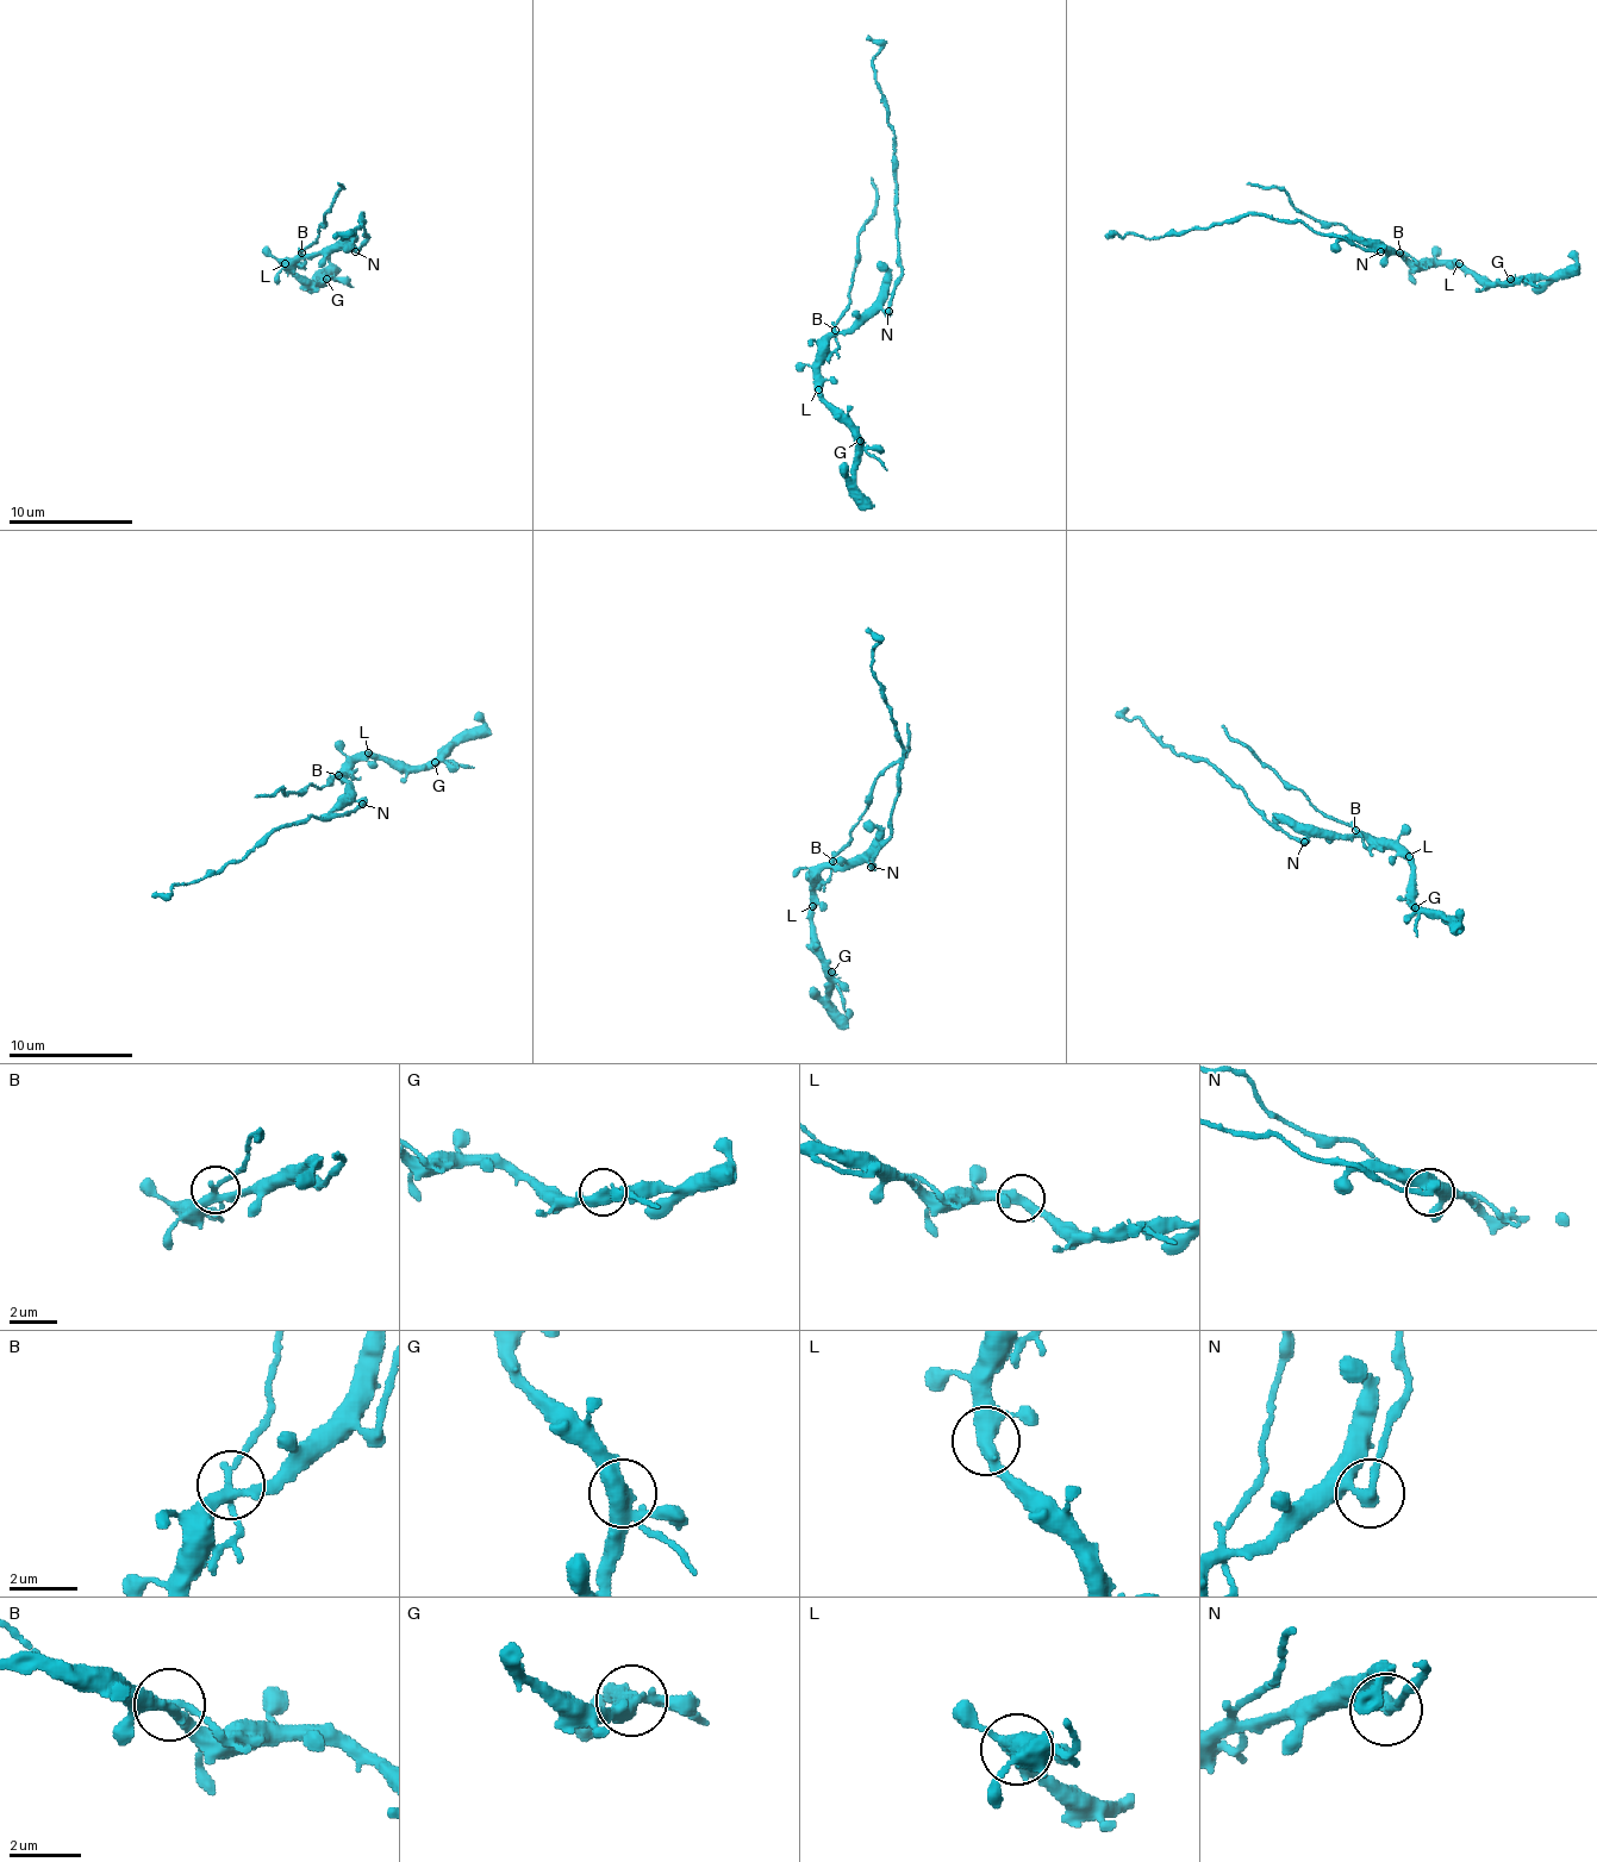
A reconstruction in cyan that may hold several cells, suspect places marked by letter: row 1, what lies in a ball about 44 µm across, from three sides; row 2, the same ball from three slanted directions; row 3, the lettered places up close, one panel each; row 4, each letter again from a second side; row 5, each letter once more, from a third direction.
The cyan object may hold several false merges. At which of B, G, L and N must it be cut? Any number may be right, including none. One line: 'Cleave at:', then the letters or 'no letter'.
Cleave at: B, N

